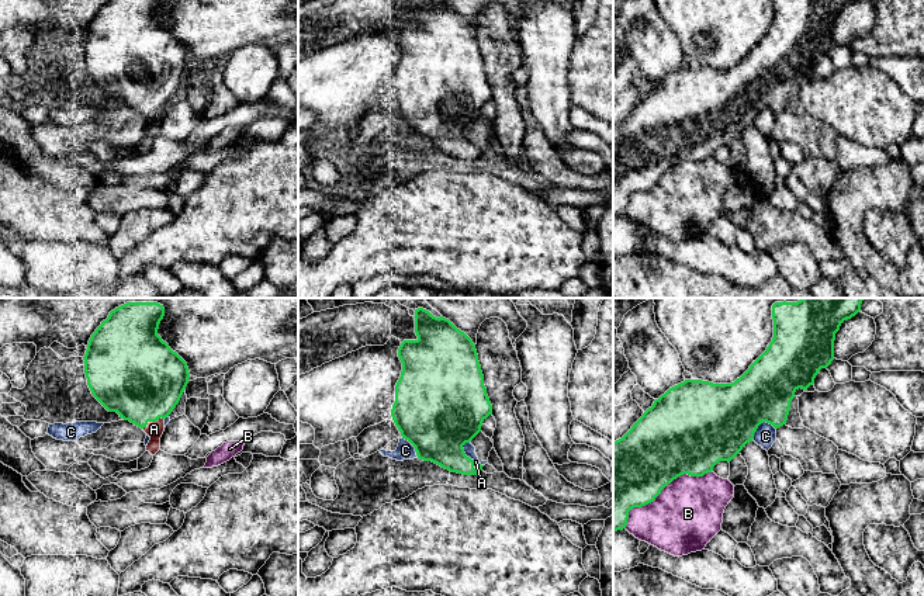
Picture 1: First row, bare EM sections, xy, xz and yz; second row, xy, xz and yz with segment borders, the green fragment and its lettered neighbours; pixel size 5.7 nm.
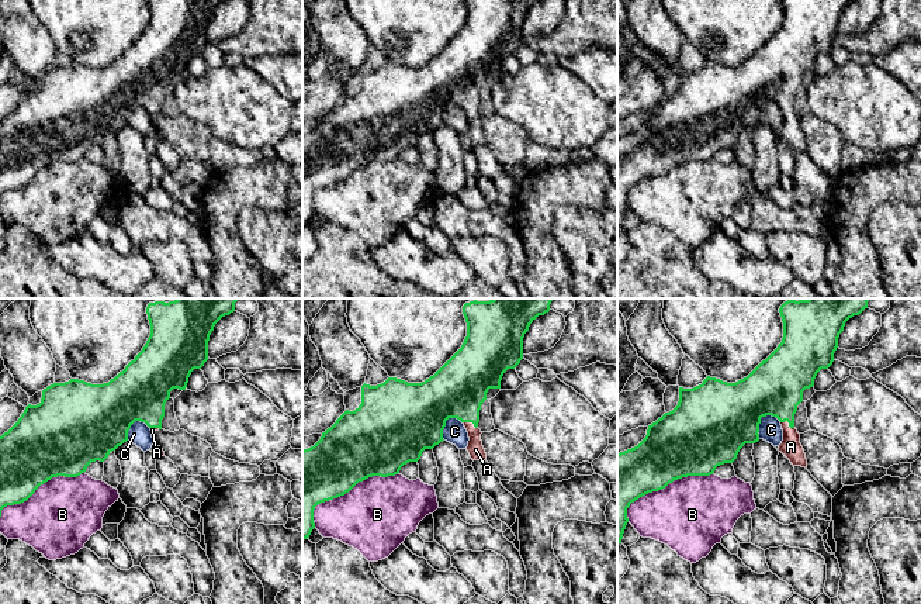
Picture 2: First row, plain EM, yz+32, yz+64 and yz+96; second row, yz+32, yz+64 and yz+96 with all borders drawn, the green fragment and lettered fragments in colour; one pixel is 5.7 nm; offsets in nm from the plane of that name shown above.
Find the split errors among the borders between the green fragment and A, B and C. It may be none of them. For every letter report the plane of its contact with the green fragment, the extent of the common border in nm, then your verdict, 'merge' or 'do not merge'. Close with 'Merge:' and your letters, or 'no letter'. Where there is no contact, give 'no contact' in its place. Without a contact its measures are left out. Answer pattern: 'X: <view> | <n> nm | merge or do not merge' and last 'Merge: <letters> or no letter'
A: xy | 140 nm | merge
B: yz | 600 nm | do not merge
C: yz | 160 nm | do not merge
Merge: A

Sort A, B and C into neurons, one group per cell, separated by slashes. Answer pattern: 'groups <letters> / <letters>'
groups A / B / C

